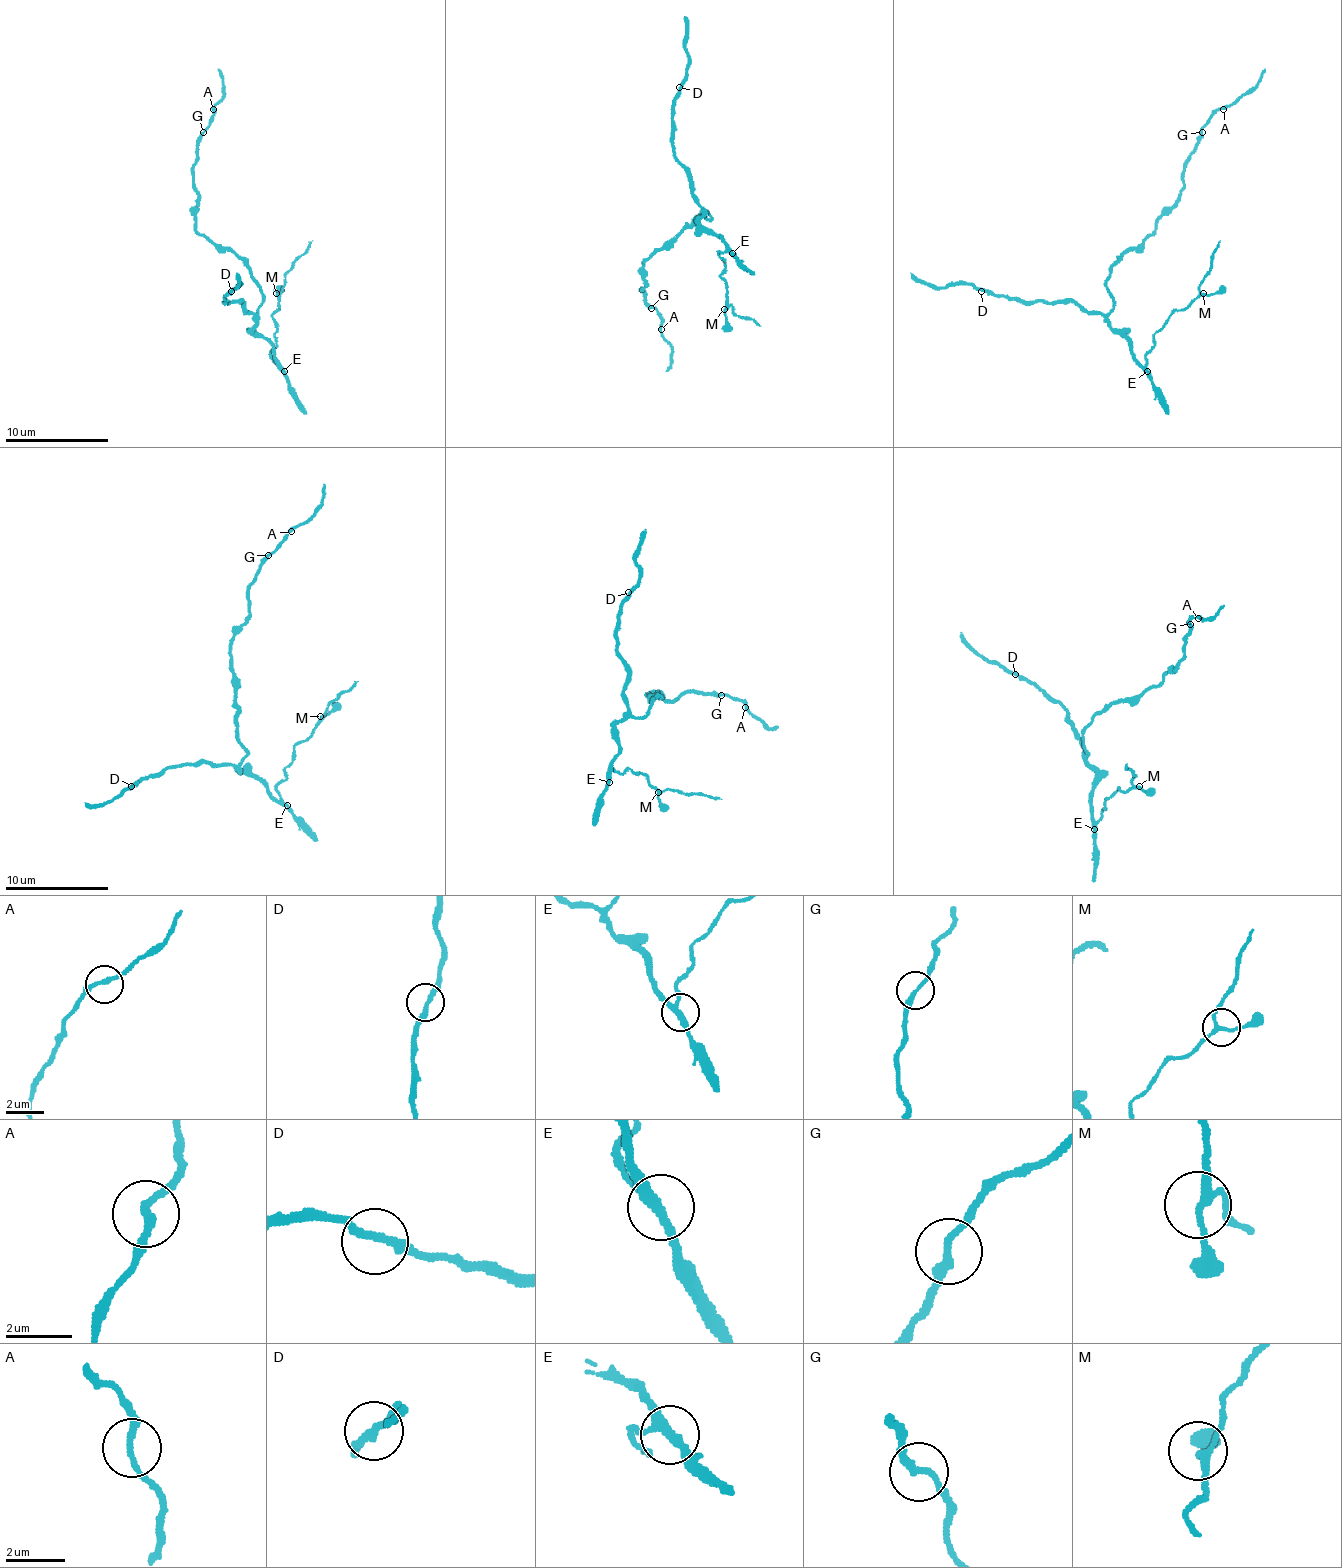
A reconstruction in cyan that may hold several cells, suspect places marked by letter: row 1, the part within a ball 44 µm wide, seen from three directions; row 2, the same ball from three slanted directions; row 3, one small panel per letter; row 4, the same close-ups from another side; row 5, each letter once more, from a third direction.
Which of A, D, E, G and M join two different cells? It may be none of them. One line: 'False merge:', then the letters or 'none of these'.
False merge: none of these

